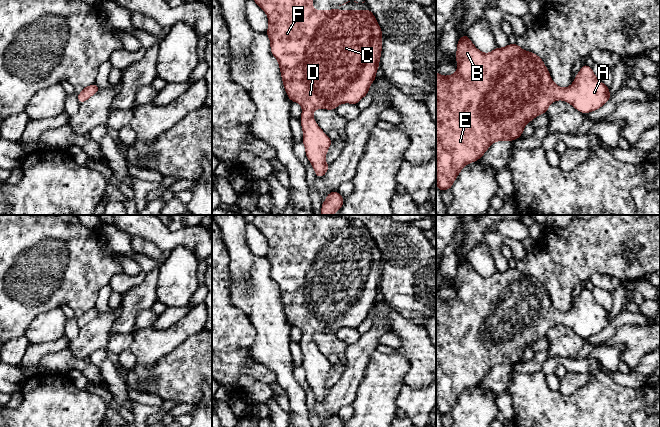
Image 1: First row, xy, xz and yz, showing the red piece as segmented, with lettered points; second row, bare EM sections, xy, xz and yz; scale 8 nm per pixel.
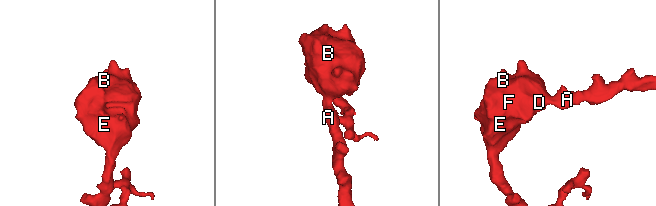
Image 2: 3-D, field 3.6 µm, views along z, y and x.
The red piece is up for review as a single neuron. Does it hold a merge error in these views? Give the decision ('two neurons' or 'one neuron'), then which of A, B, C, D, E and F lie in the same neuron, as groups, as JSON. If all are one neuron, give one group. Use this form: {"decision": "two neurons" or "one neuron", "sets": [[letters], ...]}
{"decision": "one neuron", "sets": [["A", "B", "C", "D", "E", "F"]]}

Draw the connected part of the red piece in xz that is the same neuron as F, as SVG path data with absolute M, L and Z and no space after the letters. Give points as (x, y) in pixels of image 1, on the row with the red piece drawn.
M254 0L254 2L266 13L268 17L269 25L266 34L270 39L271 54L277 59L279 63L283 85L288 98L292 102L297 102L302 107L302 114L300 118L303 130L302 143L305 146L306 157L309 159L310 164L313 166L316 176L322 178L330 166L326 163L325 157L333 140L330 139L317 125L313 117L313 111L315 109L334 110L336 107L343 103L358 104L363 97L368 95L368 90L373 81L376 79L376 72L379 69L379 61L382 51L382 30L370 9L336 10L334 8L332 10L314 10L313 0Z

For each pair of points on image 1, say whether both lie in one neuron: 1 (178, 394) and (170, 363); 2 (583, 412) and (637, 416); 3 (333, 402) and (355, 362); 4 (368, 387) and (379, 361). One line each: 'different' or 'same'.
1: same
2: different
3: same
4: same

